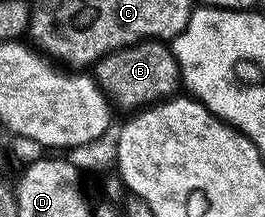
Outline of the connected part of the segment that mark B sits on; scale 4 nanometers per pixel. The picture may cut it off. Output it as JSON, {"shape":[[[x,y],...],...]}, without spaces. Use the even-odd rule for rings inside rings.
{"shape":[[[146,39],[107,53],[98,63],[92,64],[91,74],[110,100],[118,108],[126,107],[129,113],[170,98],[176,92],[173,90],[182,86],[181,70],[173,56],[172,46],[155,39]]]}

